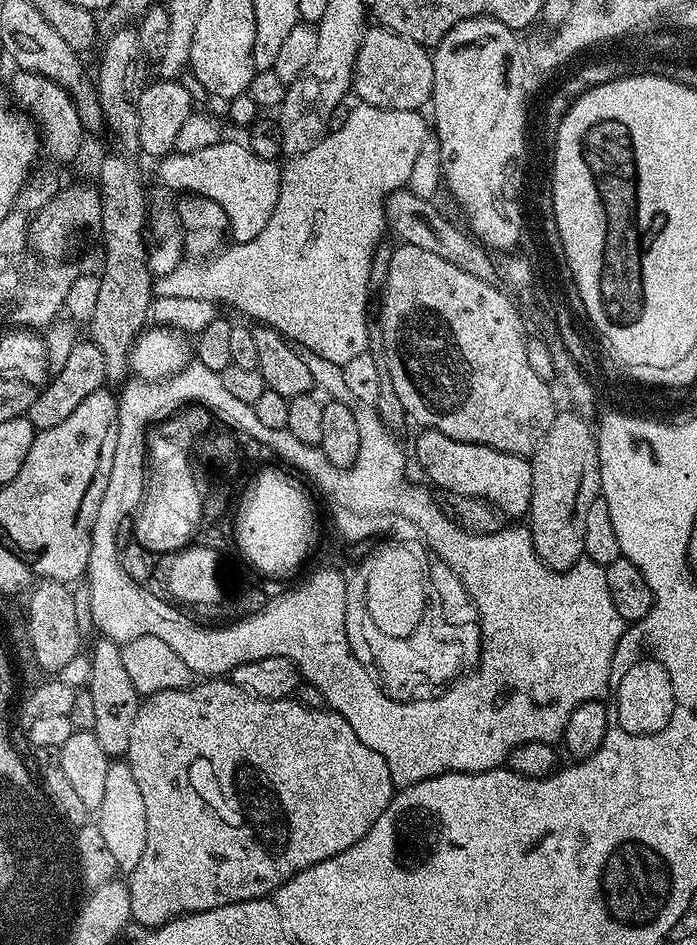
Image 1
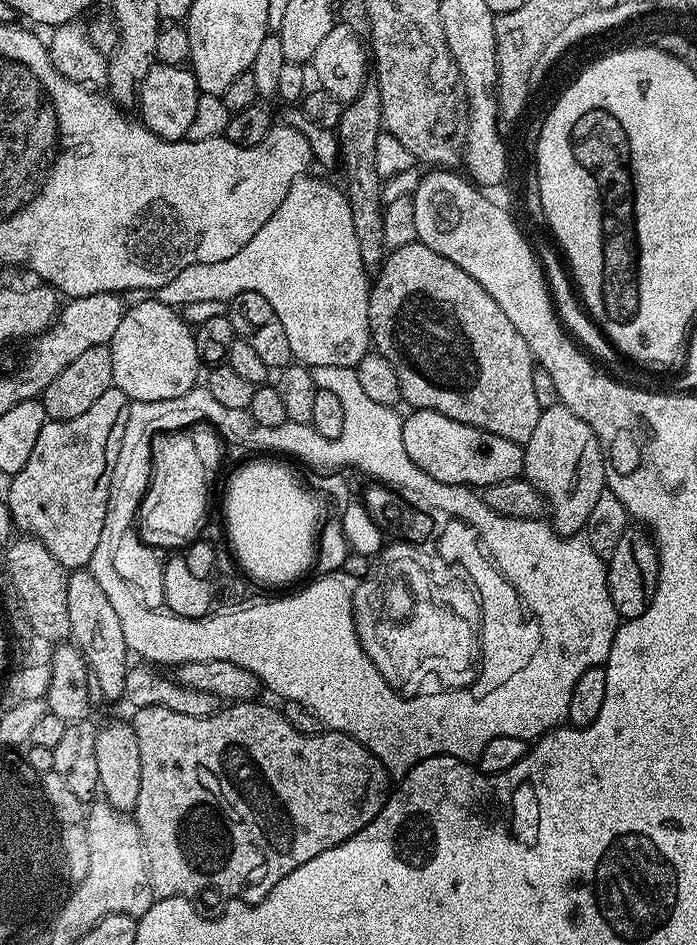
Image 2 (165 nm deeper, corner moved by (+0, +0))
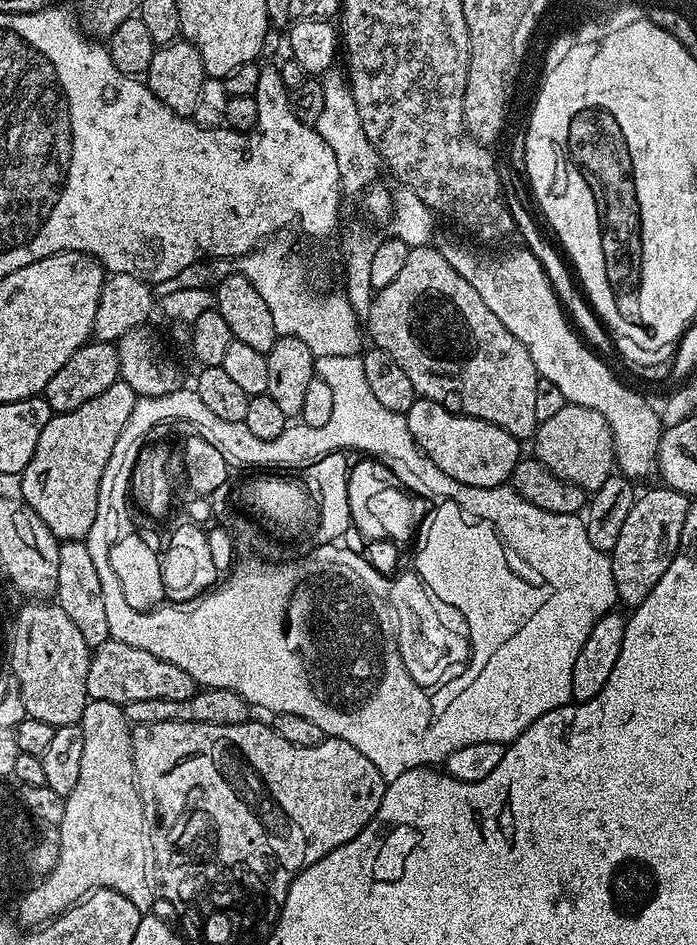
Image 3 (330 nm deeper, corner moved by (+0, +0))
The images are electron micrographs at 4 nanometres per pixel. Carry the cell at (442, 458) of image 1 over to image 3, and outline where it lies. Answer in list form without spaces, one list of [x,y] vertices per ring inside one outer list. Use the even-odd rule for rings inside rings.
[[[418,398],[406,415],[416,447],[442,470],[442,474],[450,474],[450,478],[466,486],[497,488],[507,485],[514,466],[522,459],[521,441],[506,430],[478,418],[454,414],[433,400]]]

